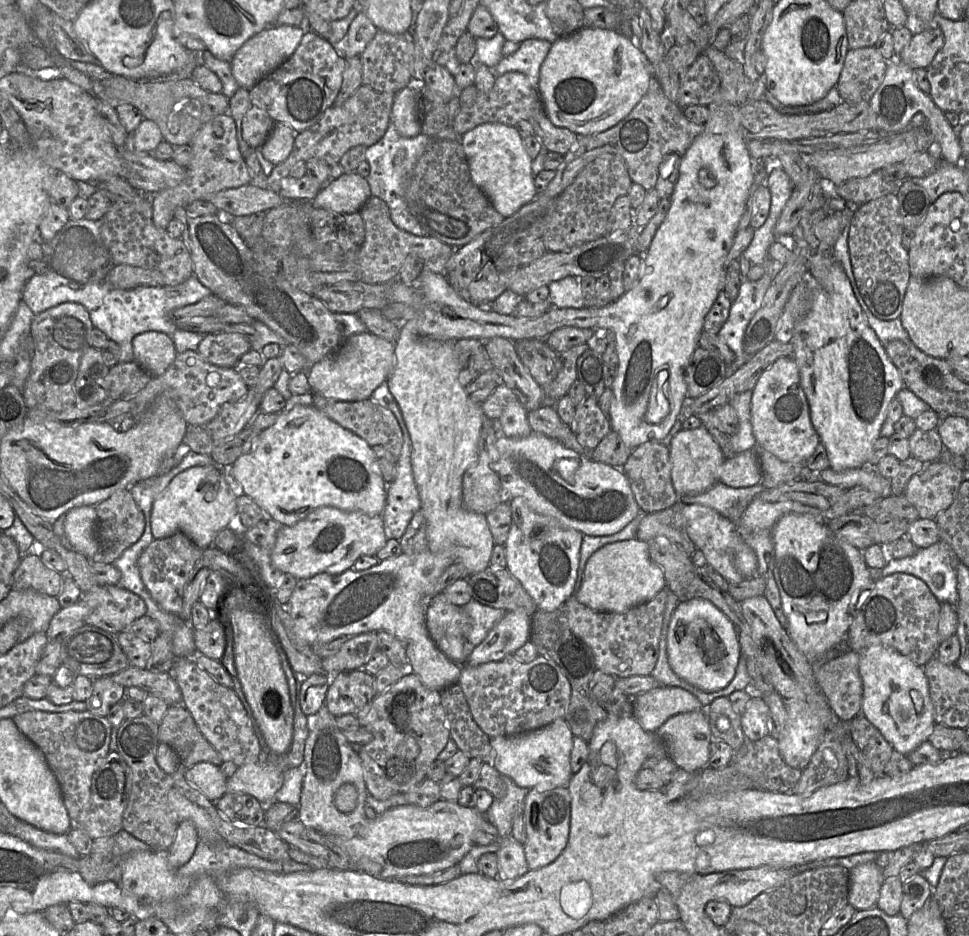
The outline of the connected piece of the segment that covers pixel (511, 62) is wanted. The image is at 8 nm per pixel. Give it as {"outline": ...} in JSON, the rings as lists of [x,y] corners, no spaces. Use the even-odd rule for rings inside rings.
{"outline":[[[528,39],[521,42],[516,52],[504,56],[492,69],[495,77],[511,71],[521,72],[538,88],[540,67],[551,46],[552,43],[544,39]]]}

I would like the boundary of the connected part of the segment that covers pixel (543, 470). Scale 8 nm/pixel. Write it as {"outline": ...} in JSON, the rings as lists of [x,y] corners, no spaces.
{"outline":[[[532,432],[524,438],[497,438],[495,447],[498,459],[492,464],[492,470],[500,478],[503,502],[508,503],[512,498],[522,497],[532,510],[553,517],[565,527],[588,536],[615,534],[641,511],[621,468],[595,462],[589,456],[577,453],[558,440]]]}

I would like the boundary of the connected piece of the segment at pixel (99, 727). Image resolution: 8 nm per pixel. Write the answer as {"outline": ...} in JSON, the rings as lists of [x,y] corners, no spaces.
{"outline":[[[30,711],[16,715],[12,720],[44,754],[61,787],[71,829],[82,830],[90,808],[92,776],[110,752],[111,725],[107,717],[88,711]]]}

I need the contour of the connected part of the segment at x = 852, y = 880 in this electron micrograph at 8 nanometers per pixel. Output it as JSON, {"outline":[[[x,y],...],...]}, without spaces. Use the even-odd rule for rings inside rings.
{"outline":[[[875,861],[857,865],[850,870],[848,903],[857,911],[877,904],[885,880],[882,871]]]}

